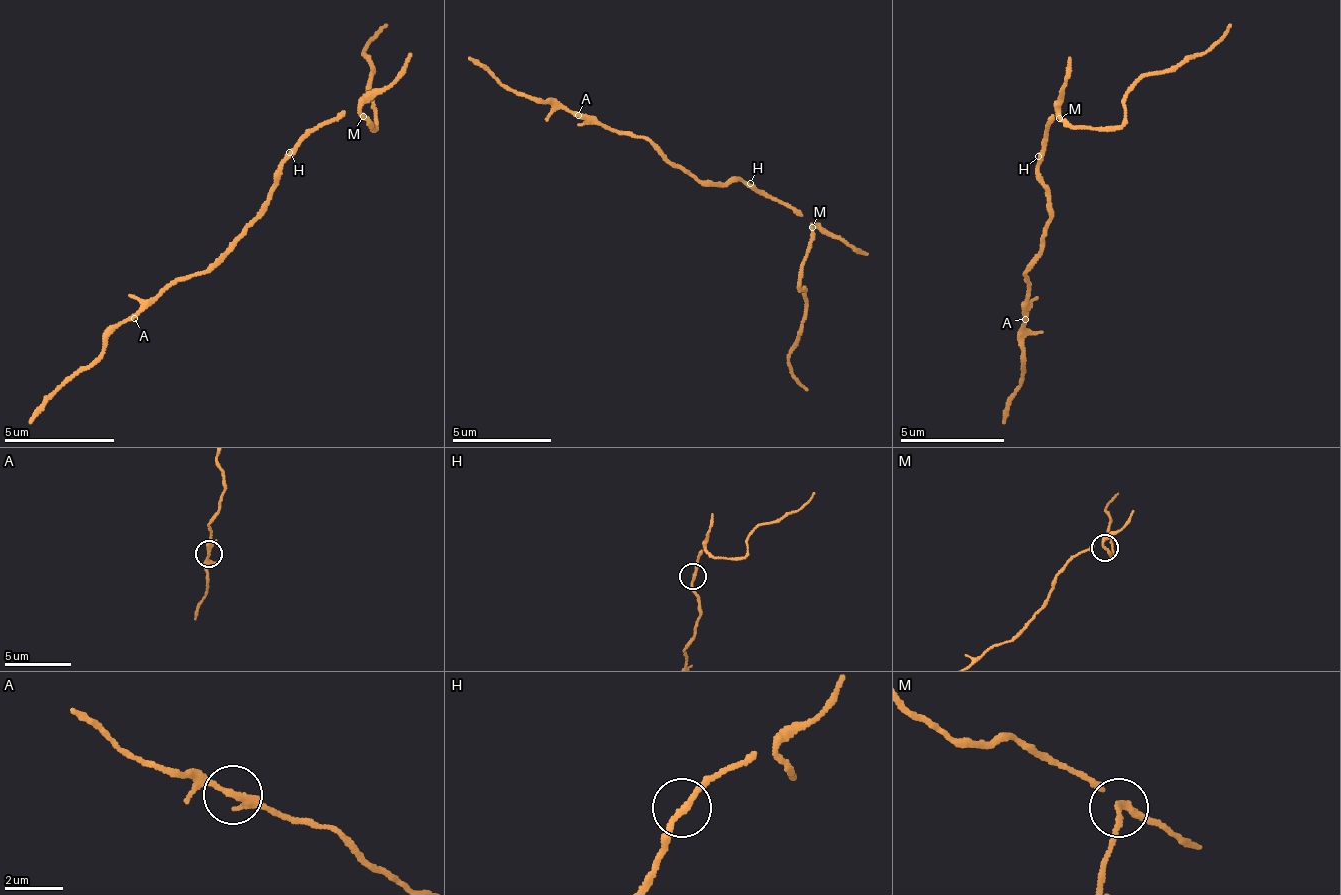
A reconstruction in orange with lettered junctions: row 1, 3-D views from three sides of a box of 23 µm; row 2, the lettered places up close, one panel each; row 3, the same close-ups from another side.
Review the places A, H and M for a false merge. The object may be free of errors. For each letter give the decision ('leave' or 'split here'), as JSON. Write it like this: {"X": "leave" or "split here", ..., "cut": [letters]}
{"A": "leave", "H": "leave", "M": "split here", "cut": ["M"]}

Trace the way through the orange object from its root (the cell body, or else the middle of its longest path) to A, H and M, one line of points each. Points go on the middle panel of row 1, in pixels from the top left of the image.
A: (733, 183), (699, 181), (639, 135), (617, 135), (578, 115)
H: (733, 183), (750, 183)
M: (733, 183), (756, 183), (802, 214), (814, 228)

